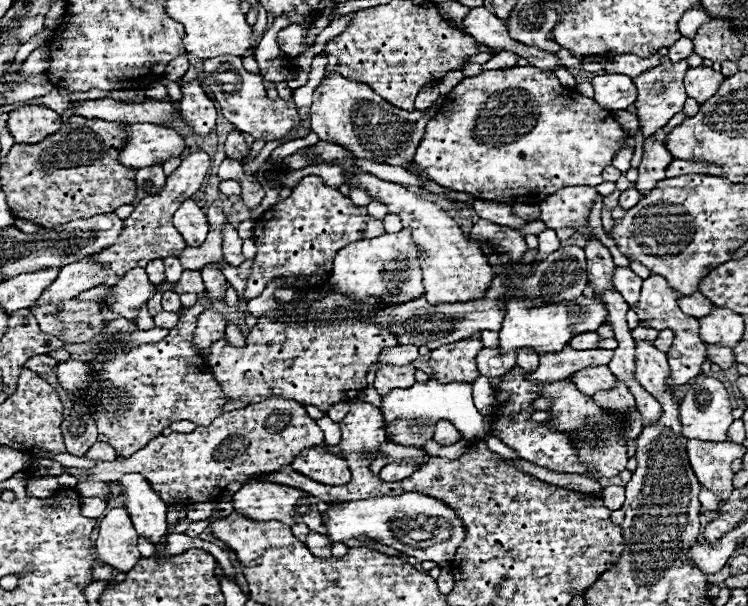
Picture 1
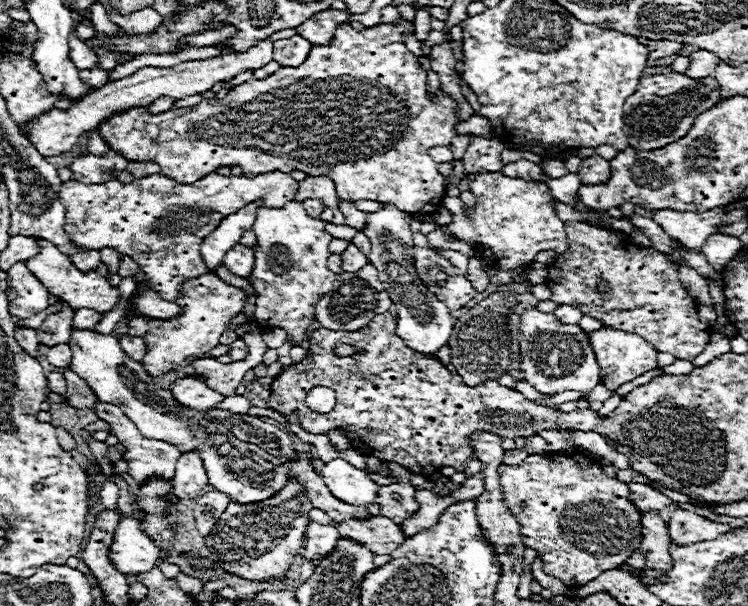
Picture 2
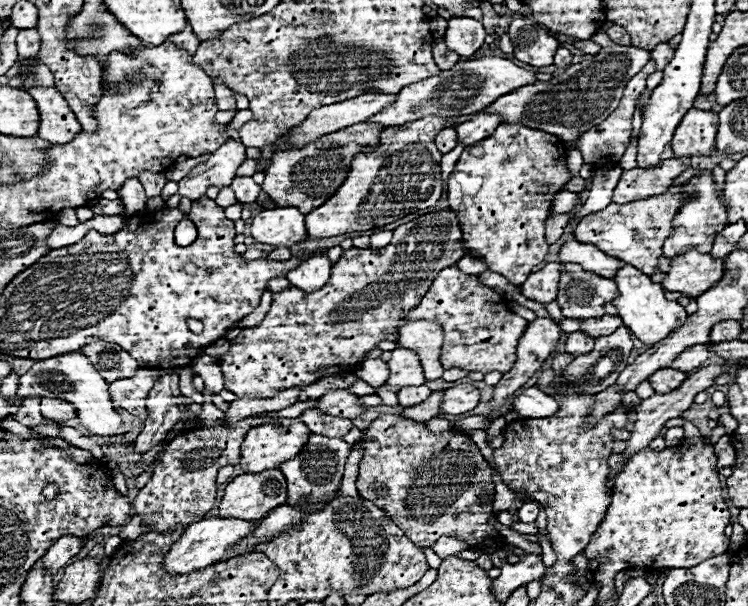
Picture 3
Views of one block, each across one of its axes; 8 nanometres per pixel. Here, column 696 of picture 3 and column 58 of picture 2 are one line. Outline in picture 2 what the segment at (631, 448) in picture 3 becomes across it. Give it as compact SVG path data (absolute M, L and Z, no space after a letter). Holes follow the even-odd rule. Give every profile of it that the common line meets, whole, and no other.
M50 372L48 374L48 390L56 392L56 394L64 394L66 392L66 380L60 372Z

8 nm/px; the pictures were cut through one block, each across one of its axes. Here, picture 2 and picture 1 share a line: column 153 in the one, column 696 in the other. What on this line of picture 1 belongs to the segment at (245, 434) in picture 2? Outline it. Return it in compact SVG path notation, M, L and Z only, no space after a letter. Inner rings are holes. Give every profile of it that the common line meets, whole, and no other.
M700 374L698 378L694 378L694 382L690 384L690 388L686 390L684 400L680 402L680 422L682 422L682 434L690 440L728 440L726 438L726 430L732 424L732 406L730 406L730 398L728 392L724 388L724 384L716 378L704 376Z

